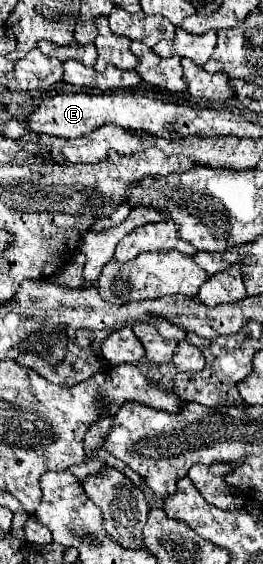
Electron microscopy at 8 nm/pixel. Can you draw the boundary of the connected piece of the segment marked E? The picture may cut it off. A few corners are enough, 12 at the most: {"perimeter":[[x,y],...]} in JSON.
{"perimeter":[[63,93],[33,133],[75,139],[113,123],[163,139],[245,137],[247,119],[133,93]]}

